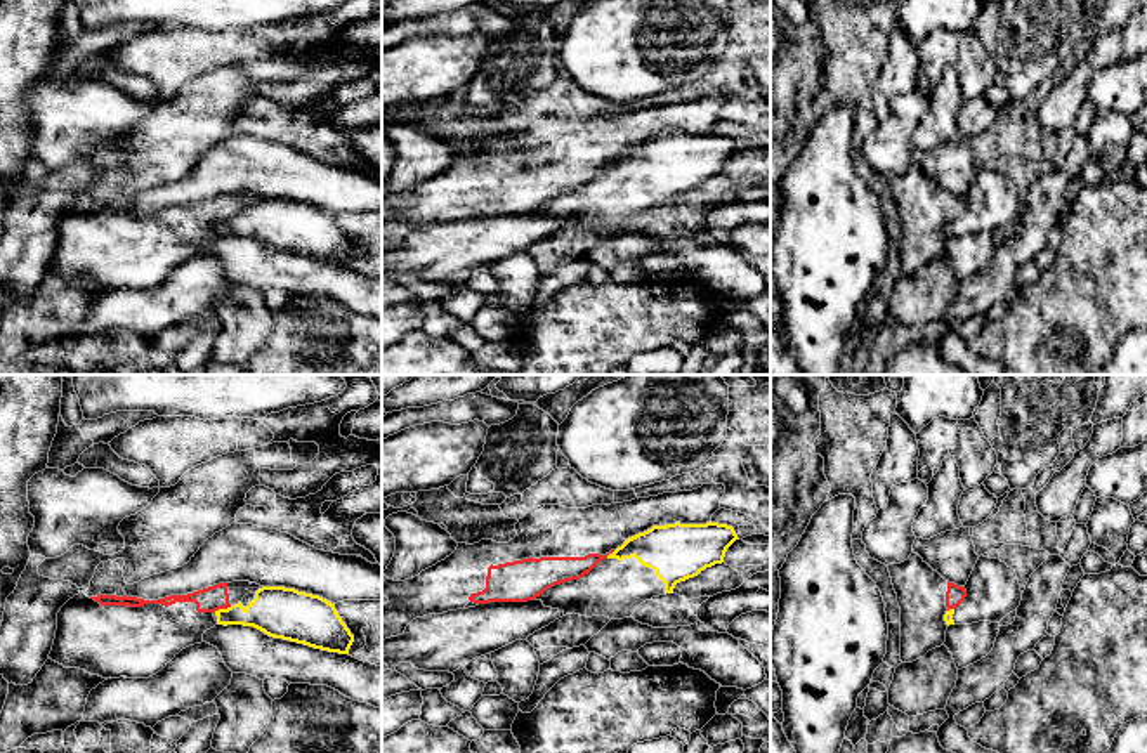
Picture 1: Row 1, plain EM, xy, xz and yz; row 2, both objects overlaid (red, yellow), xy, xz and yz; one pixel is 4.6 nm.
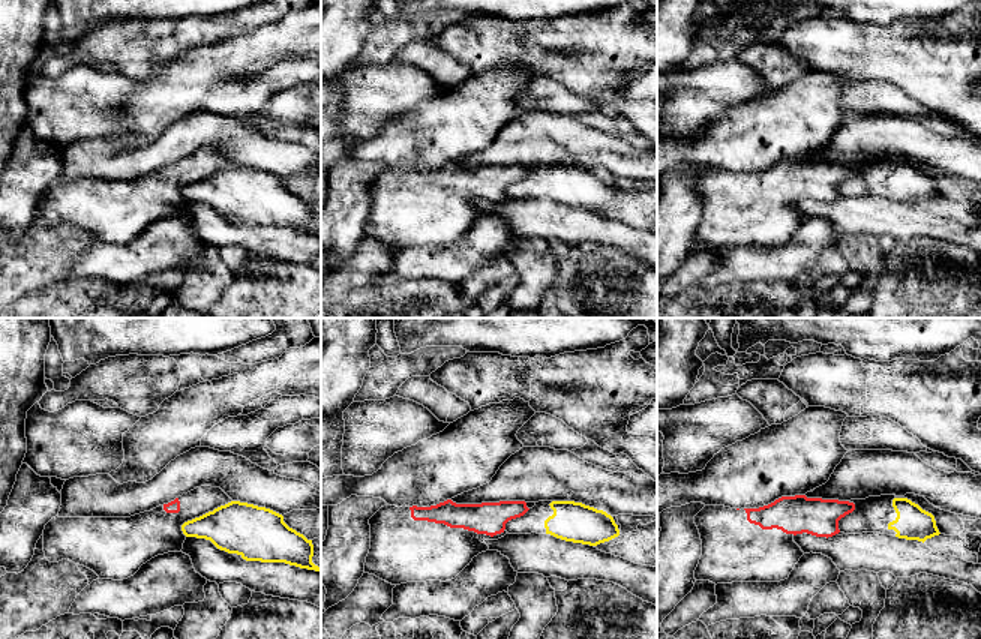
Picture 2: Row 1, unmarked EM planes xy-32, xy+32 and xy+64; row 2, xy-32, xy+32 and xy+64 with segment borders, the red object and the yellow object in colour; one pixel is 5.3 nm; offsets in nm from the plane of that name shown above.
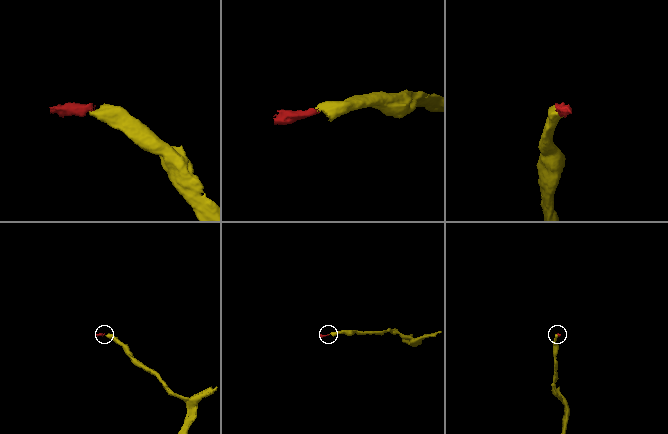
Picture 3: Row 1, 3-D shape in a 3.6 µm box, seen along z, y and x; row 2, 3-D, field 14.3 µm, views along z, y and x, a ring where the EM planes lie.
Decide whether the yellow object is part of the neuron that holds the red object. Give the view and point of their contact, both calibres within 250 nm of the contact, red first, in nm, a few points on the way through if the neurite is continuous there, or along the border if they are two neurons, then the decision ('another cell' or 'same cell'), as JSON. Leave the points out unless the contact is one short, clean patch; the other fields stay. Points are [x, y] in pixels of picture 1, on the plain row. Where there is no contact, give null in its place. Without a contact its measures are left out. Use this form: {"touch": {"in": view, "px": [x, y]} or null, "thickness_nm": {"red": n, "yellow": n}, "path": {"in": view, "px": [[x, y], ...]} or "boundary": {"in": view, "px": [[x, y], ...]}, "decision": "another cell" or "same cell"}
{"touch": {"in": "xy", "px": [222, 219]}, "thickness_nm": {"red": 120, "yellow": 240}, "boundary": {"in": "xy", "px": [[231, 217], [214, 222]]}, "decision": "another cell"}

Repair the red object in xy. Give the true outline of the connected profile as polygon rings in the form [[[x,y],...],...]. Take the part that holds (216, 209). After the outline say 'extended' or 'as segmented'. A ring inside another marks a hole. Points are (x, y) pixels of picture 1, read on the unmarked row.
[[[233,193],[158,212],[80,203],[57,224],[49,269],[102,290],[149,290],[182,260],[203,253],[203,245],[217,236],[215,222],[259,200]]]; extended

